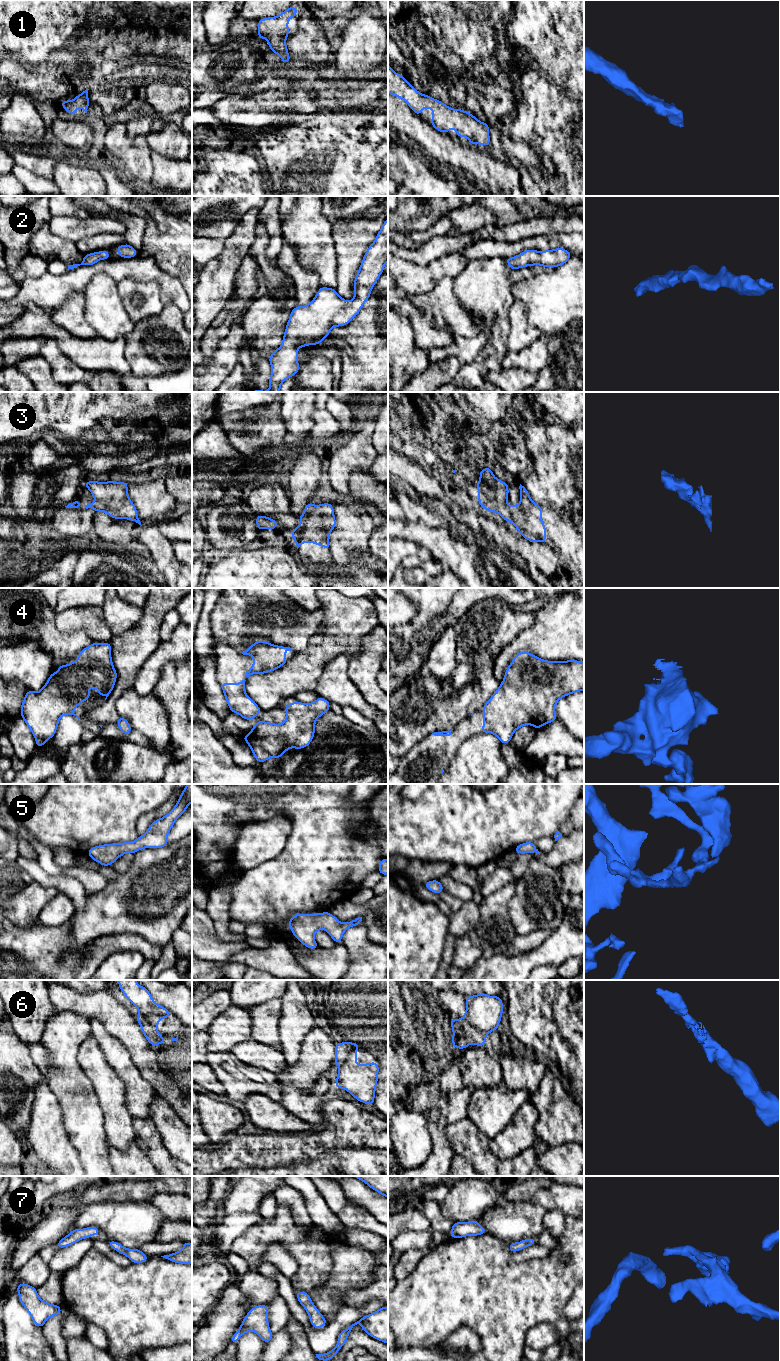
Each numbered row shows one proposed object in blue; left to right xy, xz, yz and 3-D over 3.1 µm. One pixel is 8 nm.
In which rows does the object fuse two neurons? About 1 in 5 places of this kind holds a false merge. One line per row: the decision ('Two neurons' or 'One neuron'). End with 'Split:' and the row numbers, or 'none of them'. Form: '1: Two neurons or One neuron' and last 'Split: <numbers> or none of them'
1: One neuron
2: One neuron
3: One neuron
4: One neuron
5: One neuron
6: One neuron
7: One neuron
Split: none of them

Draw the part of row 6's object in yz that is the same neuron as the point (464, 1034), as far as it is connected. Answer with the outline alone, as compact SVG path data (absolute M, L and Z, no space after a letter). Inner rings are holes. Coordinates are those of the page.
M480 993L465 996L466 1012L462 1019L450 1019L452 1046L466 1049L468 1045L484 1046L486 1036L498 1030L503 1013L503 1001L499 996Z

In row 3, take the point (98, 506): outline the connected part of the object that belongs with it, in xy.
M86 481L83 485L89 489L95 498L94 503L89 503L85 506L86 509L94 509L96 512L104 511L114 519L132 520L141 525L136 513L137 508L127 492L127 481Z

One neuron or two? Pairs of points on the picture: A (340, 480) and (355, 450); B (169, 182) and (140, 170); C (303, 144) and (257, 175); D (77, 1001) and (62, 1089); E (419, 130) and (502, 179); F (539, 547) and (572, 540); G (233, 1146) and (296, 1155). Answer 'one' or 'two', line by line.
A: one
B: two
C: two
D: two
E: one
F: two
G: one

